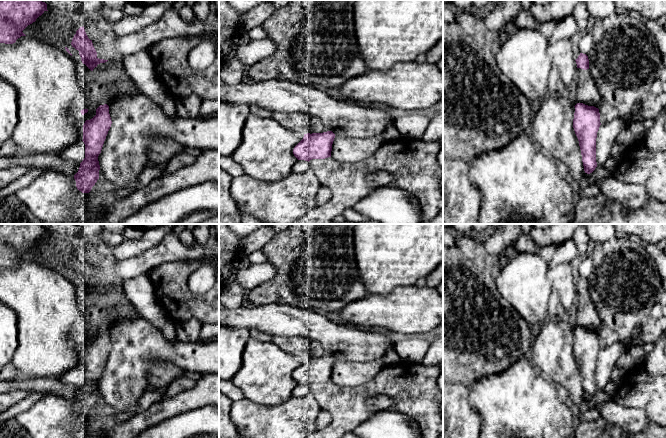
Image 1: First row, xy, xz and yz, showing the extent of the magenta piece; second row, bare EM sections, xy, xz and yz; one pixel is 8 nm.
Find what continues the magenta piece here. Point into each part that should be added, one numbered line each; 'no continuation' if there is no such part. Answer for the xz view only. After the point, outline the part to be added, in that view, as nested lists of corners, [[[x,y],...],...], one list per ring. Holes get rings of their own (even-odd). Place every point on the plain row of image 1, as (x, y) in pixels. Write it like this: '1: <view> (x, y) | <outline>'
1: xz (344, 373) | [[[335,358],[331,381],[342,387],[363,386],[371,381],[384,367],[381,359],[357,363],[340,361]]]

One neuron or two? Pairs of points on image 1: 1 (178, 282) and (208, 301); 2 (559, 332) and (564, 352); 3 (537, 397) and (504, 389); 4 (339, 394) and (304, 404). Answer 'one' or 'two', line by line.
1: one
2: one
3: one
4: two

